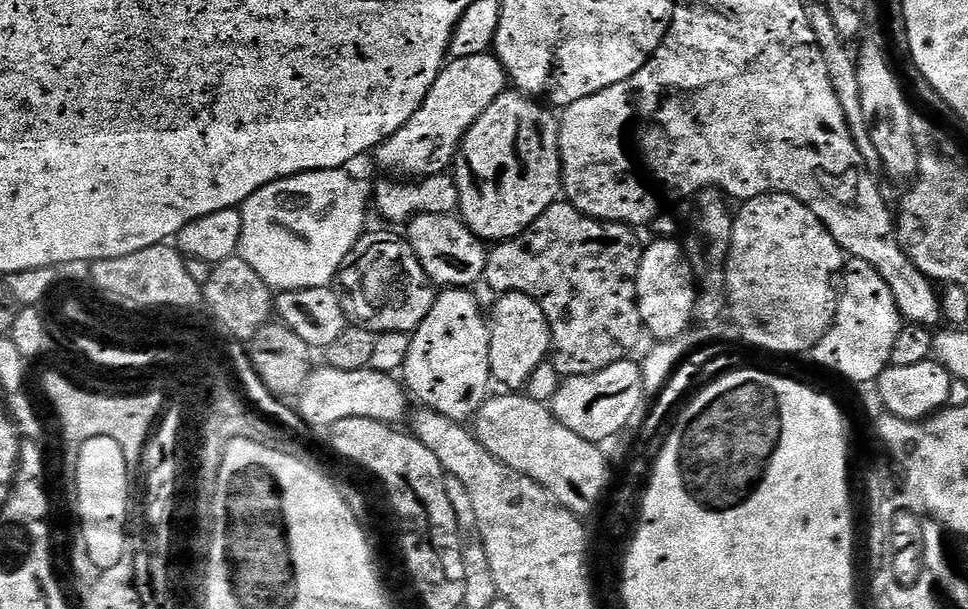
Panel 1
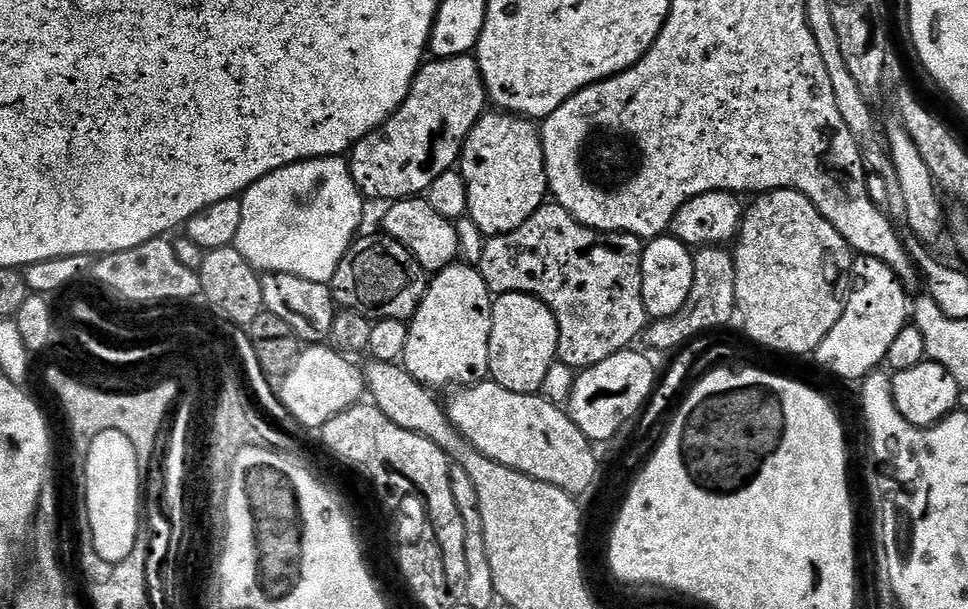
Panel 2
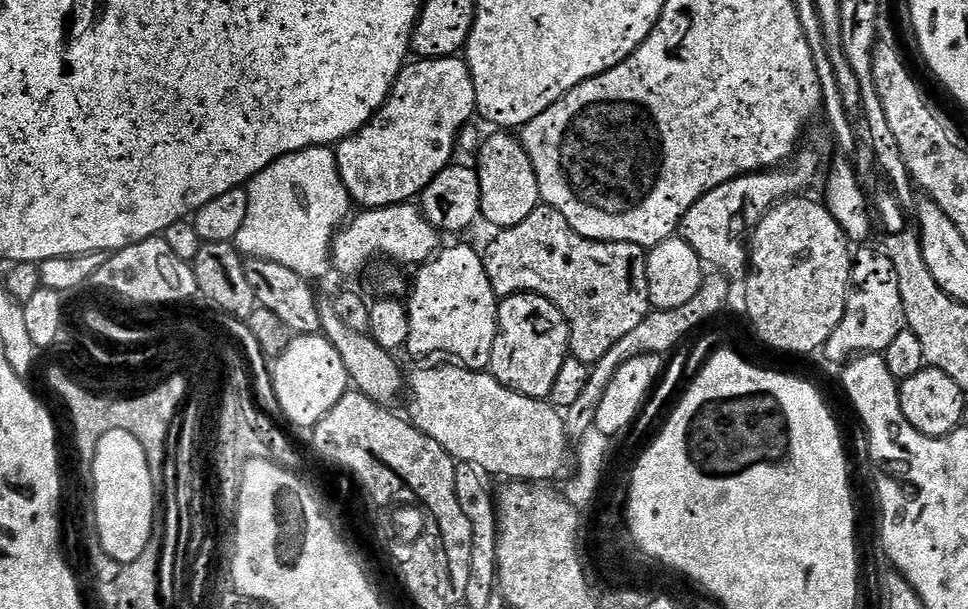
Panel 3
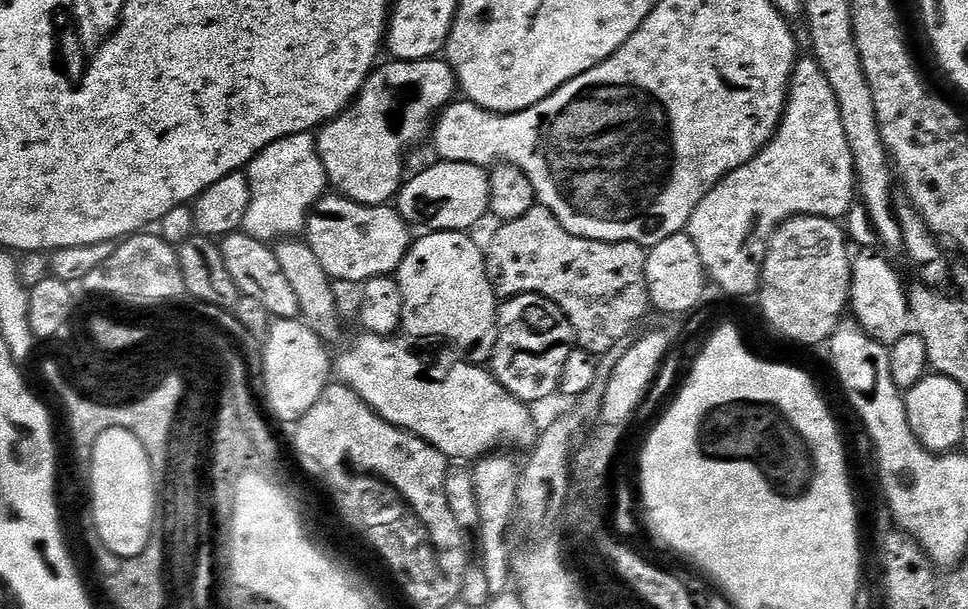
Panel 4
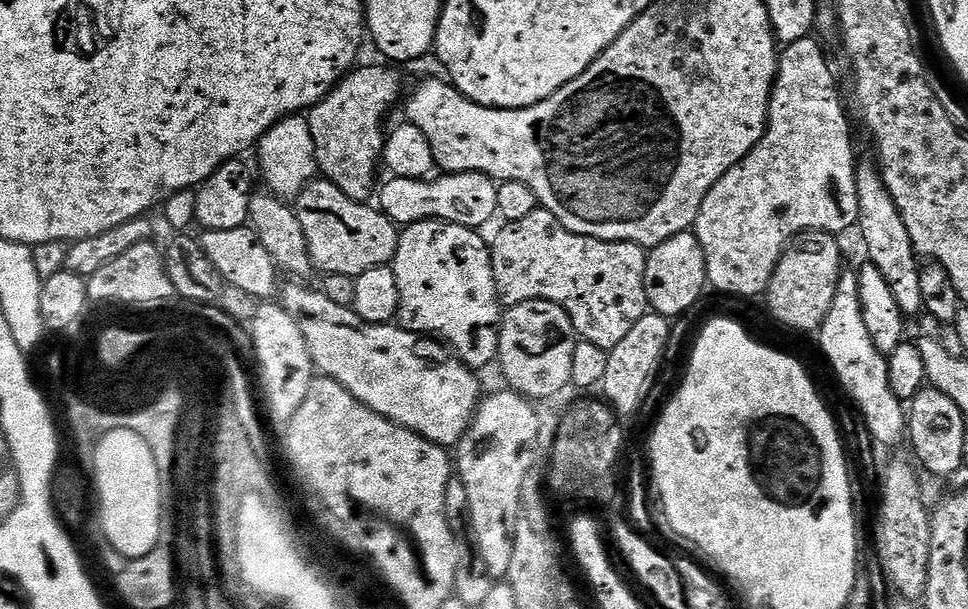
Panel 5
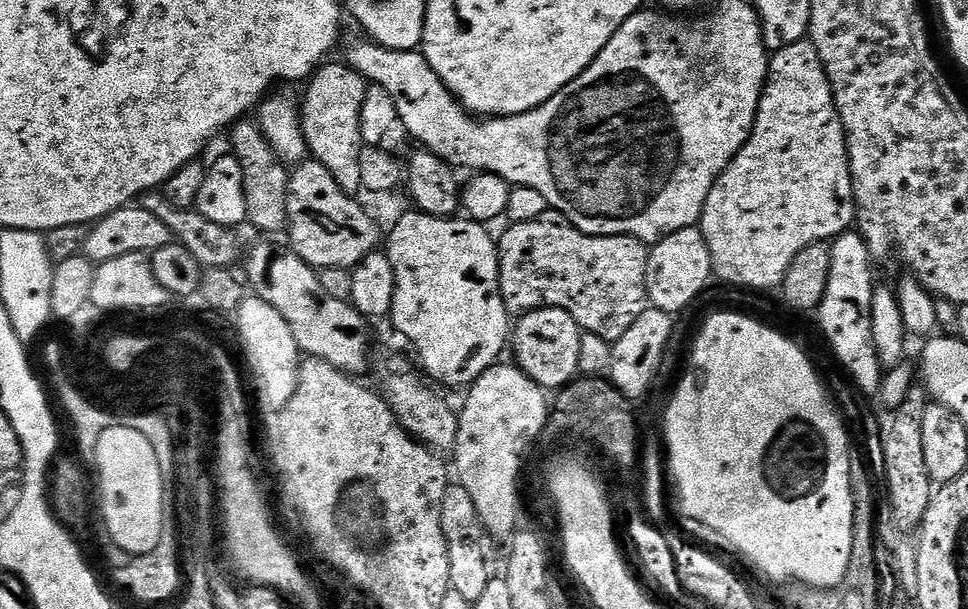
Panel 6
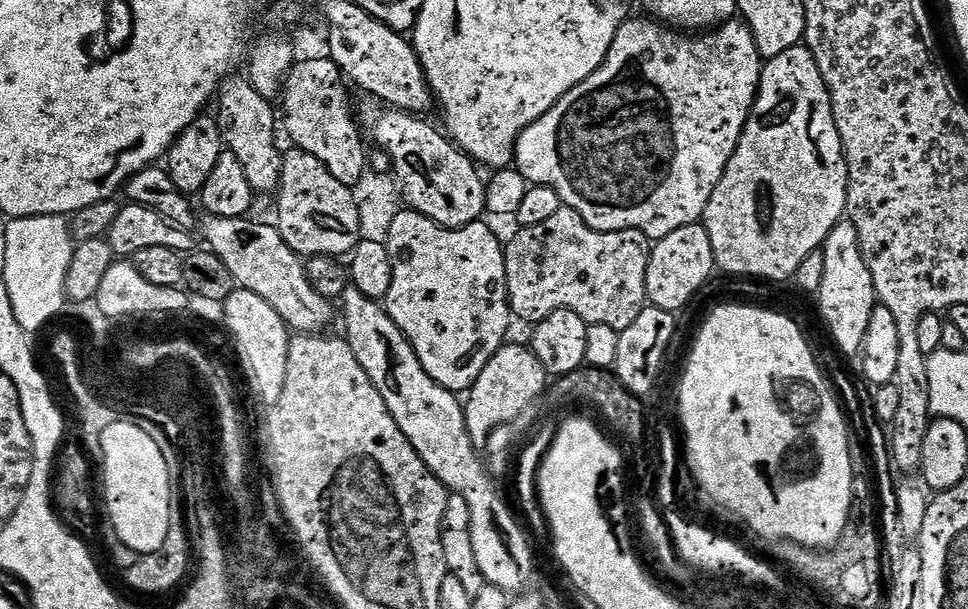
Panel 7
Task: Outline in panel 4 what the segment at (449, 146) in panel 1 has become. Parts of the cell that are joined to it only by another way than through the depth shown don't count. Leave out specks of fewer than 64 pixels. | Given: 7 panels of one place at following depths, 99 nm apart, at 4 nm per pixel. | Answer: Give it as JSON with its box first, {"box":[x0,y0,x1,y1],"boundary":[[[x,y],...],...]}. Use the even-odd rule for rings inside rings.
{"box":[315,59,458,205],"boundary":[[[389,59],[389,64],[381,63],[373,68],[368,80],[362,86],[360,95],[341,116],[335,116],[315,133],[316,149],[322,158],[322,166],[328,175],[329,185],[339,195],[356,204],[387,205],[395,201],[396,193],[406,179],[404,172],[404,151],[411,144],[420,144],[429,139],[434,121],[457,95],[458,85],[454,70],[447,59],[398,60]]]}

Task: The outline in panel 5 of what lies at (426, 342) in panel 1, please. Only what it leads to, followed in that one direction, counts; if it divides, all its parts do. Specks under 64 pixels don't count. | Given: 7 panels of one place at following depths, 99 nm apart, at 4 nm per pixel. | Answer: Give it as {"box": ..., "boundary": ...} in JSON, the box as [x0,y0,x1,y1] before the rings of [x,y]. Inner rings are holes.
{"box":[390,220,502,370],"boundary":[[[419,220],[416,224],[407,225],[401,231],[396,257],[393,258],[390,265],[394,270],[394,278],[398,278],[398,306],[400,307],[398,323],[400,327],[413,334],[423,334],[425,337],[427,337],[426,335],[441,336],[456,351],[453,353],[473,370],[481,370],[480,368],[486,367],[491,360],[493,363],[497,359],[500,351],[500,321],[502,319],[502,305],[498,297],[496,297],[496,287],[494,286],[492,253],[489,251],[490,244],[487,239],[483,240],[480,235],[481,233],[477,229],[458,226],[445,220]]]}

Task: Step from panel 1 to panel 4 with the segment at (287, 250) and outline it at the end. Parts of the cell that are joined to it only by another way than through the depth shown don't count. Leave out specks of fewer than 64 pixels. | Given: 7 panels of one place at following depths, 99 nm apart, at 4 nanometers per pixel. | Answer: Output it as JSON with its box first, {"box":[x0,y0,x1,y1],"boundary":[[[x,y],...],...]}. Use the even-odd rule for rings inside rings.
{"box":[243,132,329,242],"boundary":[[[311,132],[294,134],[266,146],[248,164],[250,210],[246,210],[243,231],[265,242],[296,238],[305,231],[312,208],[329,191],[328,175]]]}

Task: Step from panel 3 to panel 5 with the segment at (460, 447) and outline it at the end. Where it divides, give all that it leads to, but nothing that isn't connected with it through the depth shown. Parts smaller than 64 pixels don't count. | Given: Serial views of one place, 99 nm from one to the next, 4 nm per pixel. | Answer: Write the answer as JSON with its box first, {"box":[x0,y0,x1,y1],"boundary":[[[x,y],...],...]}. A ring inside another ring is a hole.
{"box":[278,282,480,446],"boundary":[[[288,282],[279,289],[278,303],[281,308],[296,320],[298,330],[302,330],[302,338],[306,338],[306,346],[310,350],[315,371],[337,380],[359,404],[382,414],[388,420],[400,424],[403,428],[418,433],[435,444],[455,446],[467,431],[476,413],[480,388],[476,385],[477,373],[469,368],[463,360],[431,360],[428,356],[416,352],[421,337],[406,331],[399,323],[371,324],[360,320],[351,308],[343,308],[330,302],[326,294],[315,287],[307,288],[304,282]]]}

